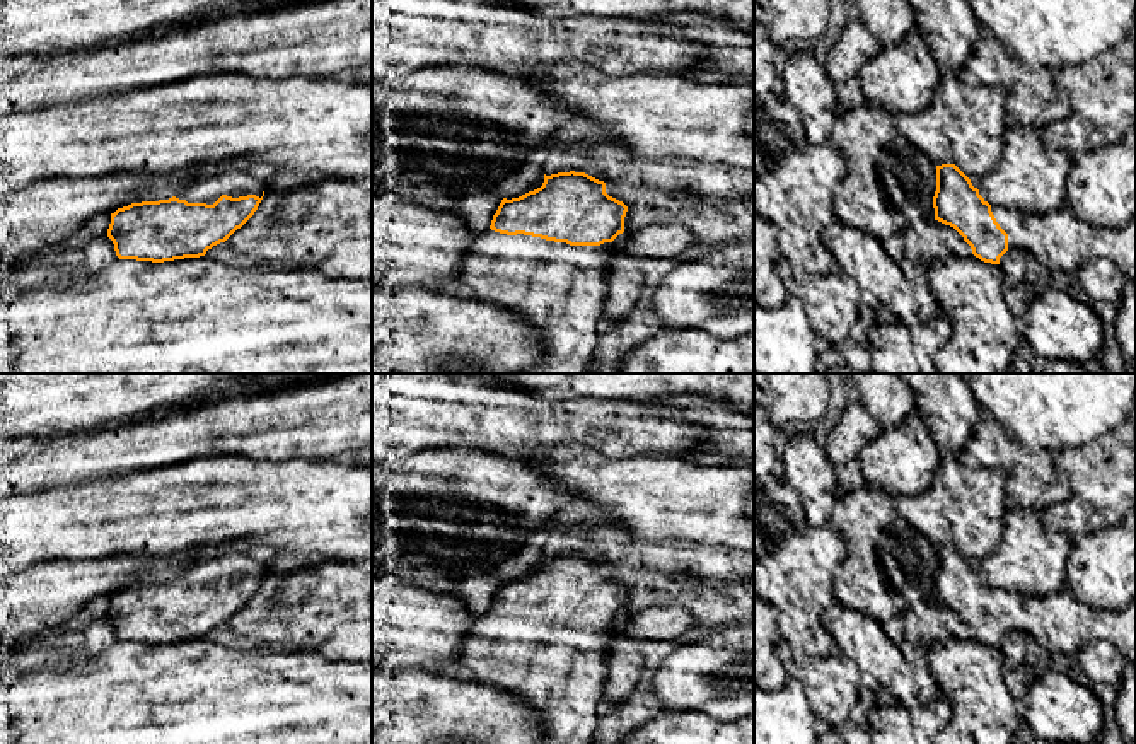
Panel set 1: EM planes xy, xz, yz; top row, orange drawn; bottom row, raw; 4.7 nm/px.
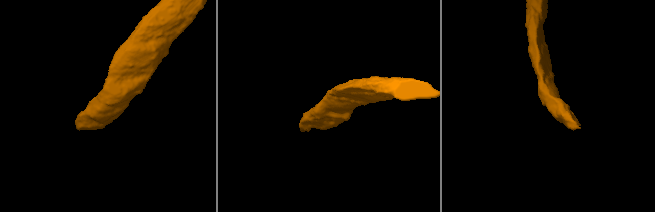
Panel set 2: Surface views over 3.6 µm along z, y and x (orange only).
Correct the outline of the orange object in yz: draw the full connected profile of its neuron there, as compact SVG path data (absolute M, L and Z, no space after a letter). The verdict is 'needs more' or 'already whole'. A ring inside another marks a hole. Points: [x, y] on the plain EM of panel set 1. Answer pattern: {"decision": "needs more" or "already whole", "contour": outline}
{"decision": "needs more", "contour": "M955 546L936 548L933 590L935 602L953 609L984 645L1000 647L1008 631L1022 631L1049 652L1073 659L1092 642L1104 640L1127 662L1136 664L1136 601L1122 611L1098 611L1075 599L1068 585L1046 597L1022 597L1018 592L991 589Z"}

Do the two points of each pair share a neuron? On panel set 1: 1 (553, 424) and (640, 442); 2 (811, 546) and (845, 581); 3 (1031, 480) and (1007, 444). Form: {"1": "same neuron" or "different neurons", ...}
{"1": "same neuron", "2": "different neurons", "3": "same neuron"}

